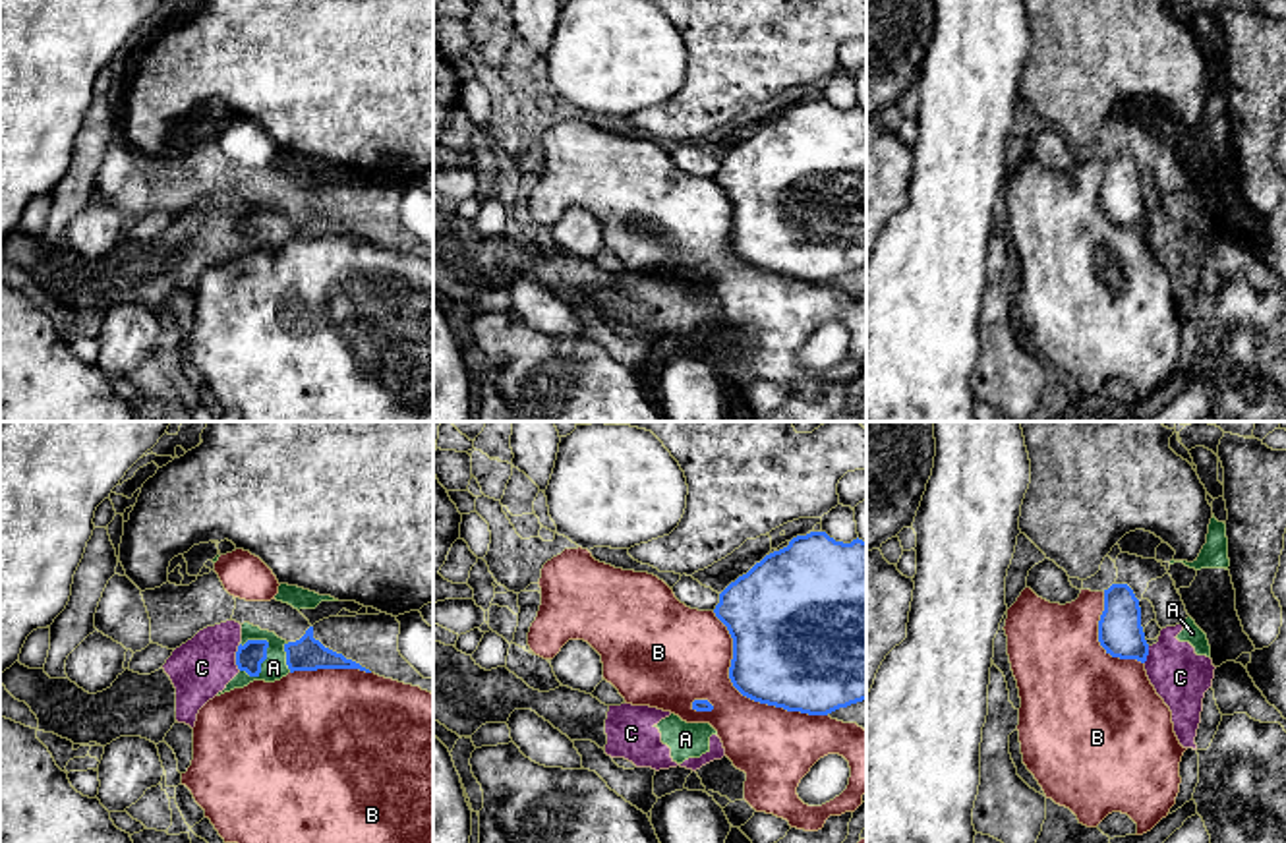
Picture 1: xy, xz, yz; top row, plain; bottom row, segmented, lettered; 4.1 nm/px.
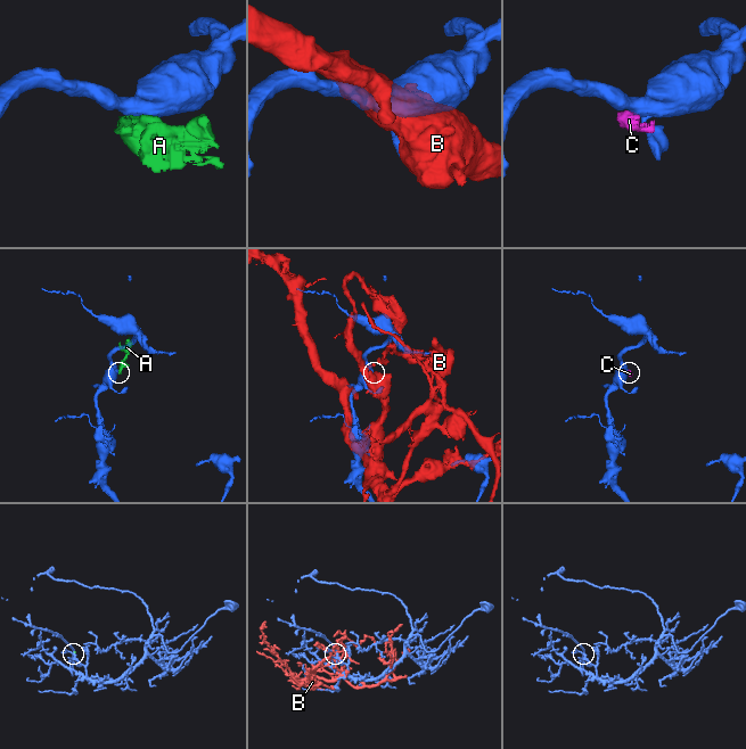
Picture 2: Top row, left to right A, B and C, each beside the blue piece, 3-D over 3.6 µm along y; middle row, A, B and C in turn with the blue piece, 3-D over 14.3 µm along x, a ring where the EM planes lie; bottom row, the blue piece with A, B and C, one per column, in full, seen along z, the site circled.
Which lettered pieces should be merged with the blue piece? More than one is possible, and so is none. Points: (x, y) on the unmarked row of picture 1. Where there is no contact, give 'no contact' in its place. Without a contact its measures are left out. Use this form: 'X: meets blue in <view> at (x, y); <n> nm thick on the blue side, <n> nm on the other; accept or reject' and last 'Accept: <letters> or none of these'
A: meets blue in xy at (260, 232); 120 nm thick on the blue side, 100 nm on the other; reject
B: meets blue in xz at (743, 261); 440 nm thick on the blue side, 320 nm on the other; reject
C: meets blue in xy at (236, 225); 120 nm thick on the blue side, 260 nm on the other; reject
Accept: none of these

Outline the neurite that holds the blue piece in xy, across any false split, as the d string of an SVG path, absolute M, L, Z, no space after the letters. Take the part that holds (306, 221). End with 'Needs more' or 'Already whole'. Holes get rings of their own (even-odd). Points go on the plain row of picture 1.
M309 193L300 207L284 211L284 218L290 240L317 236L360 236L371 240L360 230L346 226L342 220L325 215L313 205L313 193Z. Already whole

